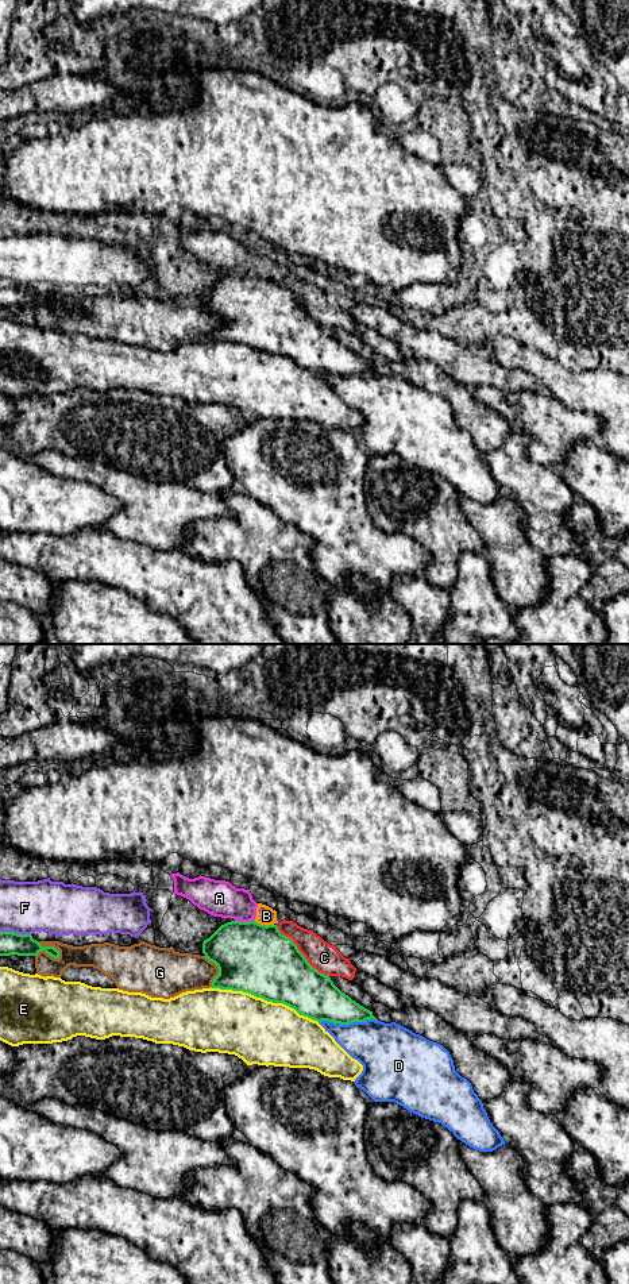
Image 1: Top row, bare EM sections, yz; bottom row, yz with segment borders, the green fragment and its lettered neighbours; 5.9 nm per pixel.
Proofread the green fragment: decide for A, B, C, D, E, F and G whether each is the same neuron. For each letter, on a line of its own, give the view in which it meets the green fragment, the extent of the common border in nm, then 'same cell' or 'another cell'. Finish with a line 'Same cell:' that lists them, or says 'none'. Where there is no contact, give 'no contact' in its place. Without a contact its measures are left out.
A: contact in yz; length 120 nm; another cell
B: contact in yz; length 120 nm; another cell
C: contact in yz; length 440 nm; another cell
D: contact in yz; length 360 nm; another cell
E: contact in yz; length 650 nm; another cell
F: contact in yz; length 190 nm; another cell
G: contact in yz; length 170 nm; another cell
Same cell: none

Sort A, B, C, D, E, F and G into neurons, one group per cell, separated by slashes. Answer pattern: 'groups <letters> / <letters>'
groups A B C / D / E / F / G

